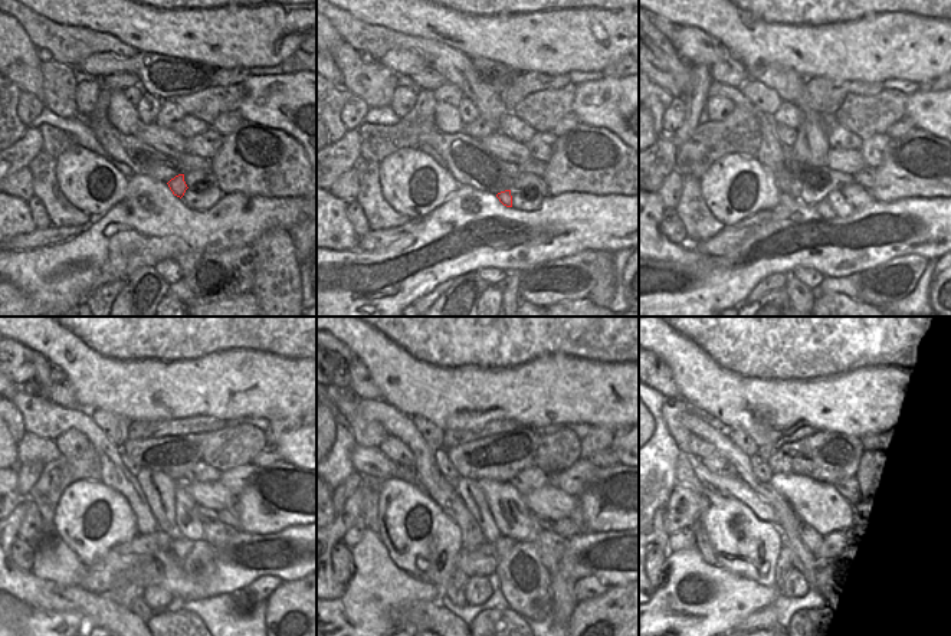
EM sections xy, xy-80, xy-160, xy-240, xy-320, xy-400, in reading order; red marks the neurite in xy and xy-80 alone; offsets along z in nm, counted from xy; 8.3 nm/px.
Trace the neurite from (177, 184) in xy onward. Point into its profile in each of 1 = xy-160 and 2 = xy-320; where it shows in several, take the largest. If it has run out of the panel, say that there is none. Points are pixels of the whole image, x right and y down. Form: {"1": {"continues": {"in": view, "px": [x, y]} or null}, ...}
{"1": {"continues": {"in": "xy-160", "px": [823, 207]}}, "2": {"continues": {"in": "xy-320", "px": [524, 582]}}}

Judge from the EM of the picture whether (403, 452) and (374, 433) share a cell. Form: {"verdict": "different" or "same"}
{"verdict": "different"}

